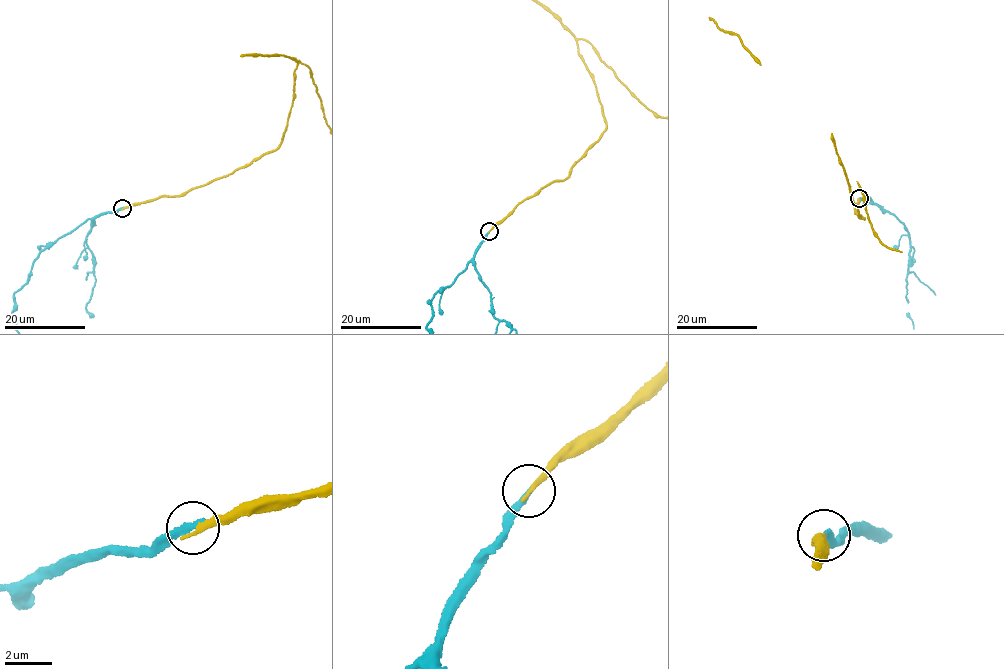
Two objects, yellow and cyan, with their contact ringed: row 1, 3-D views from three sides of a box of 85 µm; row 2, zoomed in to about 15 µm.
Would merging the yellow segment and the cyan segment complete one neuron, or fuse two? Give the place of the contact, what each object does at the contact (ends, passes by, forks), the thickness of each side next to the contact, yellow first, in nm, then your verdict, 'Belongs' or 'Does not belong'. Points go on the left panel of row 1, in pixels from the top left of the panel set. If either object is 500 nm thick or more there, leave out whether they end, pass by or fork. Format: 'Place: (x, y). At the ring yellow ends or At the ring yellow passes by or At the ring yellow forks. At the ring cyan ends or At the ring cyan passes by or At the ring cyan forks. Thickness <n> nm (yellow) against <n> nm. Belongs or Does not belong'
Place: (122, 208). At the ring yellow ends. At the ring cyan ends. Thickness 260 nm (yellow) against 280 nm. Belongs

